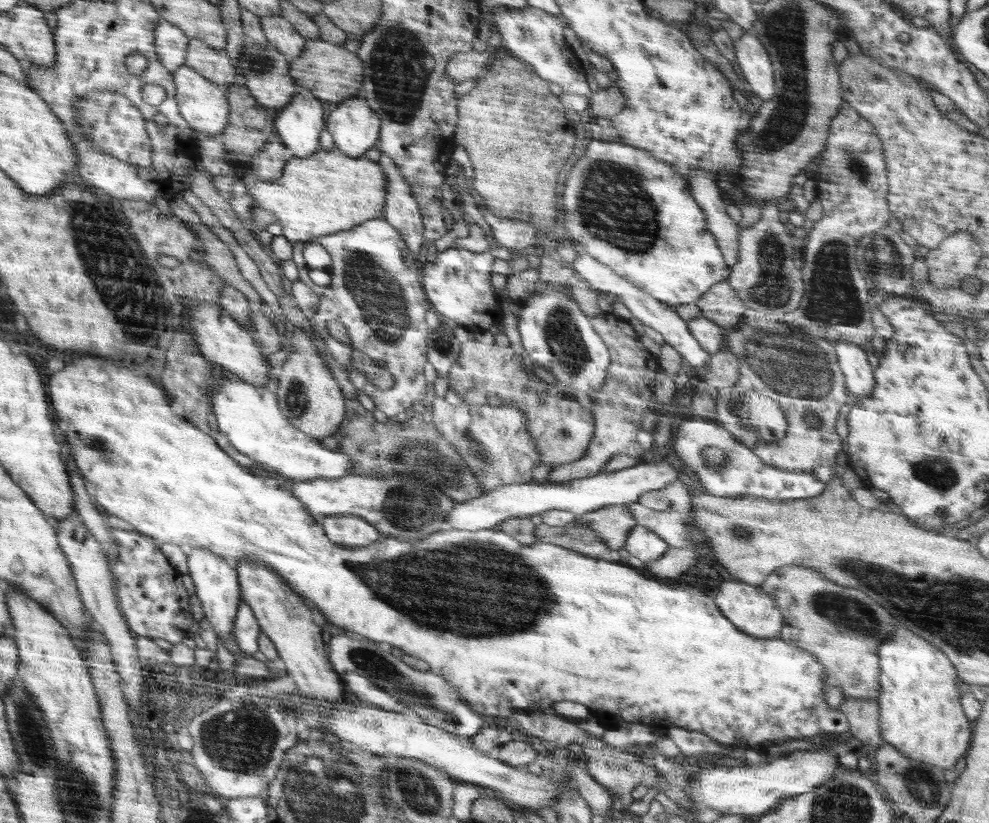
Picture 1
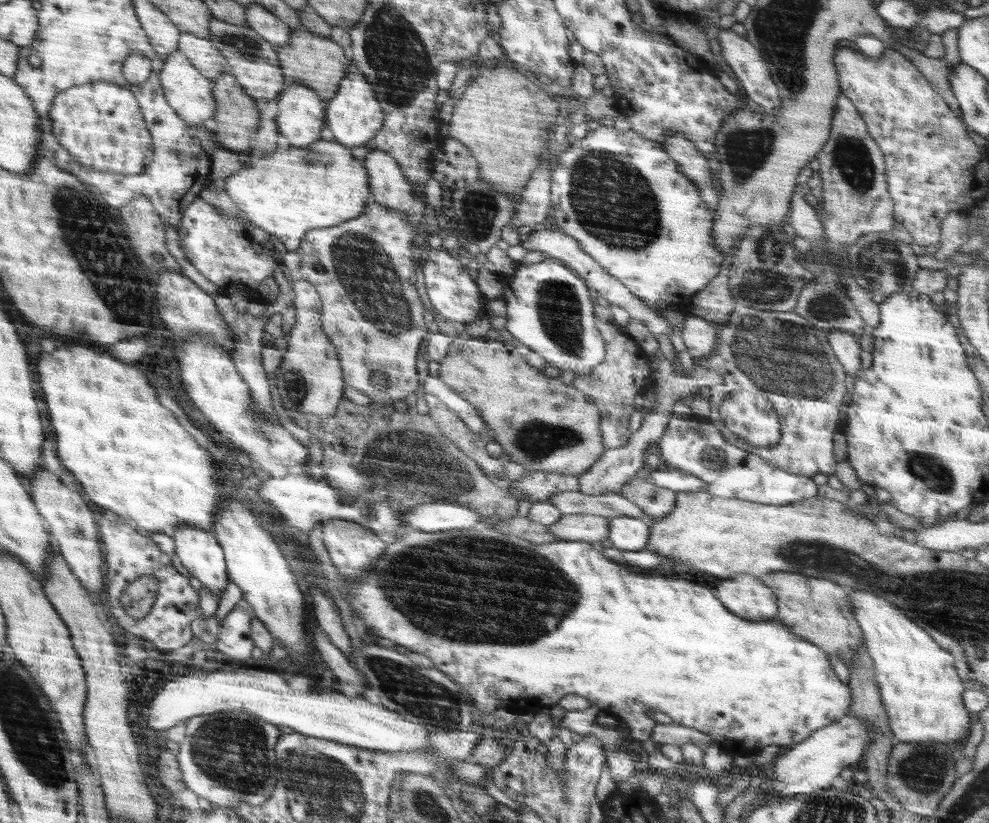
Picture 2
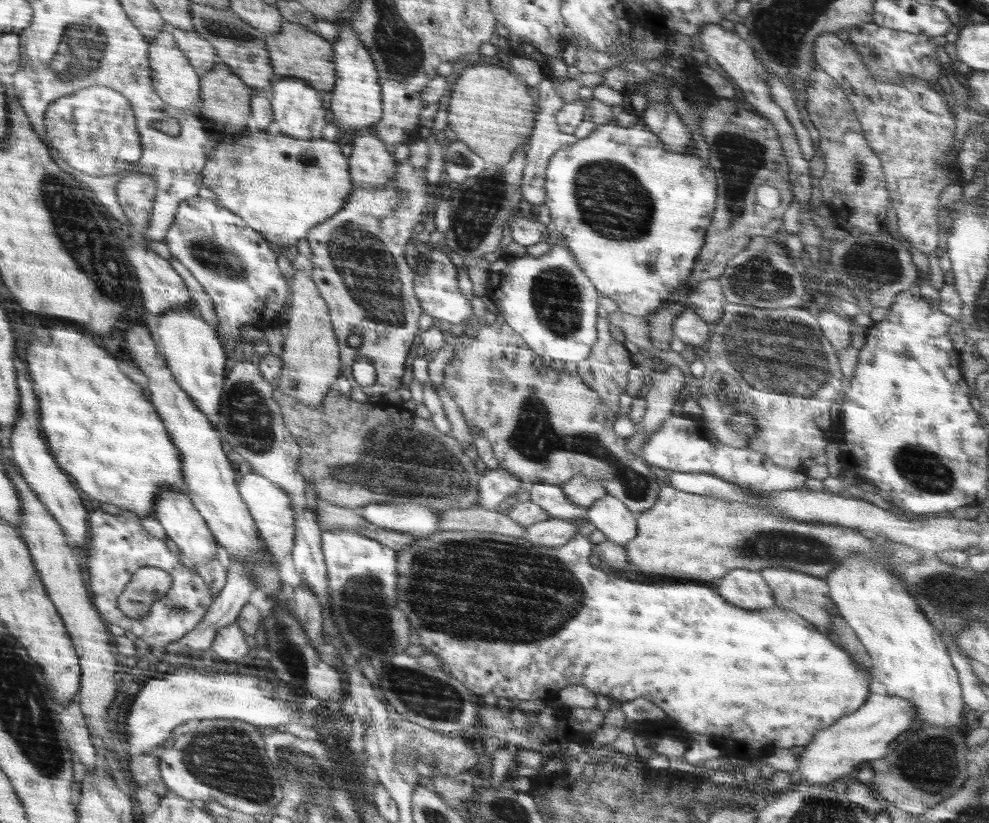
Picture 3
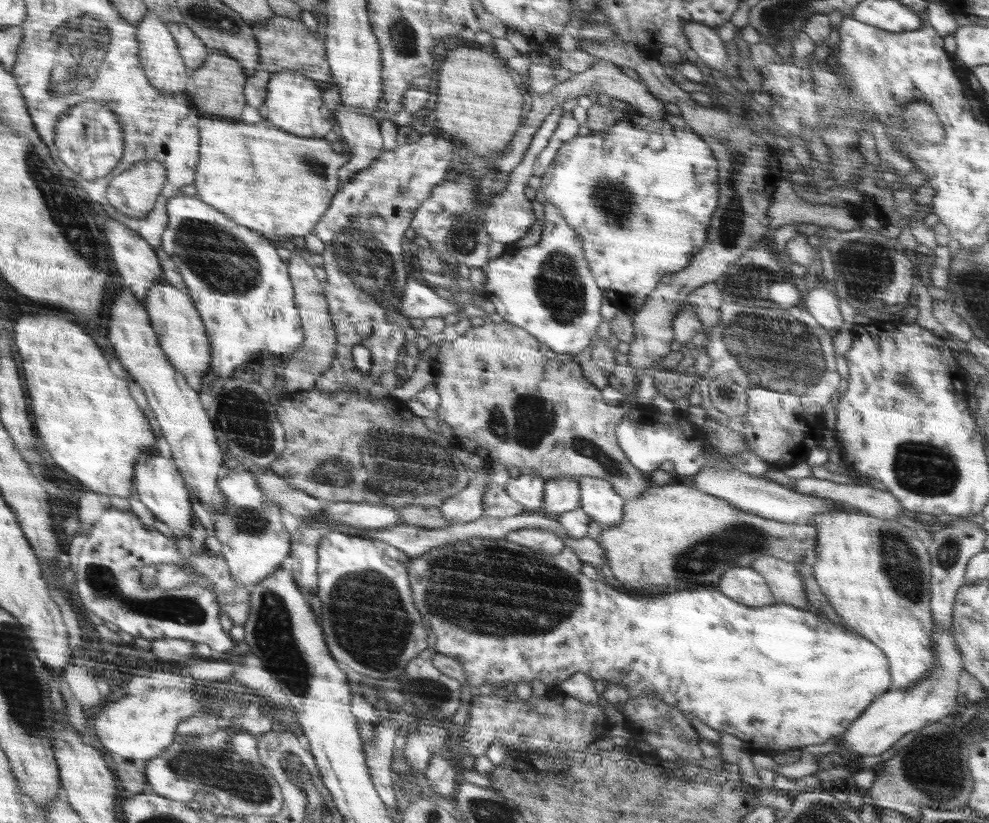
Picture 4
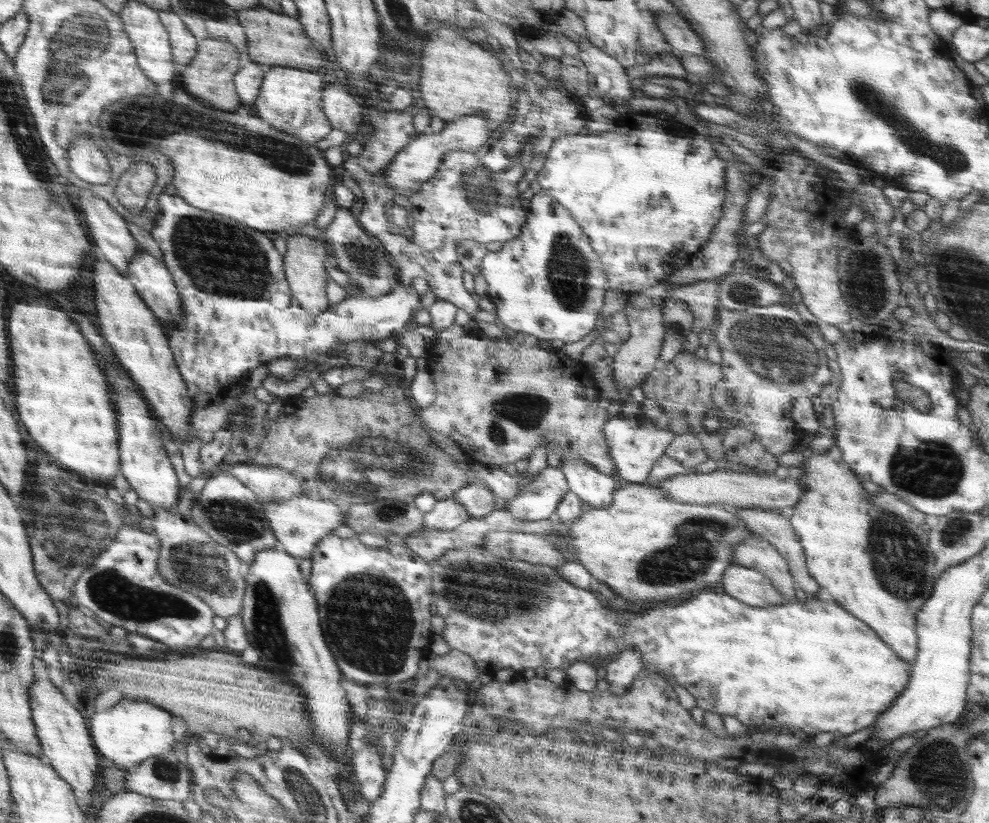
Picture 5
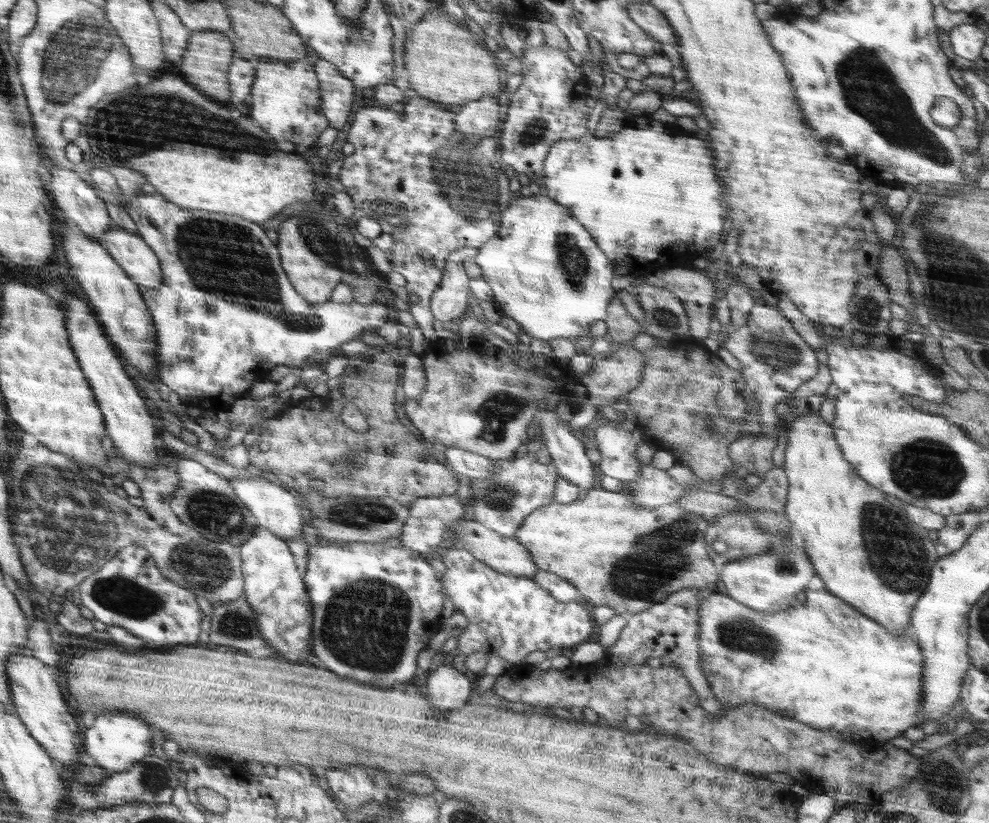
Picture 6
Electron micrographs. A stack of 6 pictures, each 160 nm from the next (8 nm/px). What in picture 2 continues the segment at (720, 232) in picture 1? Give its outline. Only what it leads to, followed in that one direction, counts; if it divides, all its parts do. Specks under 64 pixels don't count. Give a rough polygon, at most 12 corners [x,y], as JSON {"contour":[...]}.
{"contour":[[681,132],[663,140],[666,154],[700,190],[713,214],[719,193],[705,157]]}

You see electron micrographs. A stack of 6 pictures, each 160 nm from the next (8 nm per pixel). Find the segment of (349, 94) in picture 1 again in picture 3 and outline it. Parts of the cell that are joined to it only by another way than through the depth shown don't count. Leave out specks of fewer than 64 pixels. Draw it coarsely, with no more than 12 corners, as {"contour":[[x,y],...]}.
{"contour":[[284,21],[265,34],[277,78],[336,82],[333,43]]}

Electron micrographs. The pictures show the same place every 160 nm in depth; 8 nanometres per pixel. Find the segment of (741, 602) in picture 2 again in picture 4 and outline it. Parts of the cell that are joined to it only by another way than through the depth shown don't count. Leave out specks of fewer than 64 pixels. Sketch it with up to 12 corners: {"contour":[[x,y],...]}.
{"contour":[[751,566],[727,570],[720,592],[746,606],[774,604],[765,578]]}

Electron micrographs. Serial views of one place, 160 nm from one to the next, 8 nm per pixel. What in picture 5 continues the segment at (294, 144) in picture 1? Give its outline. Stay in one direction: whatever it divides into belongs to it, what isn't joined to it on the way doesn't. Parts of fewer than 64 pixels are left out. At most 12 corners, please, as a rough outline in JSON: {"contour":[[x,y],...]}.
{"contour":[[268,68],[258,116],[308,144],[334,128],[322,74]]}

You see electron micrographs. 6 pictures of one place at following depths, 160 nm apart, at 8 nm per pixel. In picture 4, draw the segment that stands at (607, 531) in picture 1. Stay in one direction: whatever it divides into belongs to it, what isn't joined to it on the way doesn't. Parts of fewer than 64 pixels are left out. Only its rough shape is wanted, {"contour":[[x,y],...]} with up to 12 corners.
{"contour":[[521,528],[508,541],[532,551],[556,555],[564,541],[553,530]]}

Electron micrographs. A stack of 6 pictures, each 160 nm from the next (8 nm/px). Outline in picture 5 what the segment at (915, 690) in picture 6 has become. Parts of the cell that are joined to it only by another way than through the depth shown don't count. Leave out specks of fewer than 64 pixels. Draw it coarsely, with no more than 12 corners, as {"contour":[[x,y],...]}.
{"contour":[[432,560],[482,674],[638,651],[747,728],[874,726],[911,664],[834,599],[620,614],[554,566]]}

